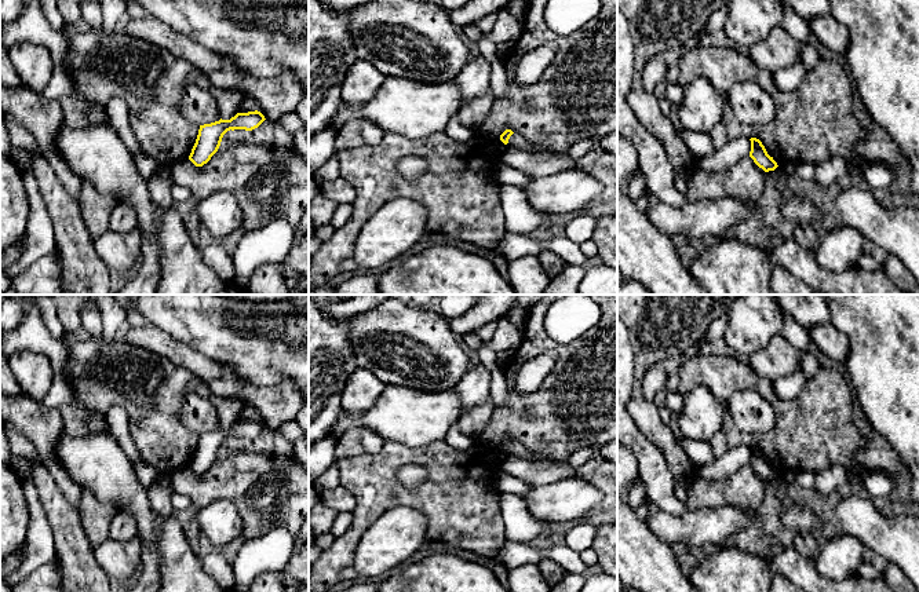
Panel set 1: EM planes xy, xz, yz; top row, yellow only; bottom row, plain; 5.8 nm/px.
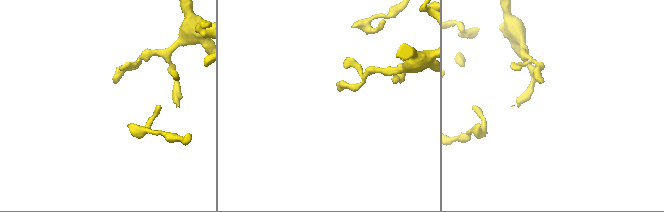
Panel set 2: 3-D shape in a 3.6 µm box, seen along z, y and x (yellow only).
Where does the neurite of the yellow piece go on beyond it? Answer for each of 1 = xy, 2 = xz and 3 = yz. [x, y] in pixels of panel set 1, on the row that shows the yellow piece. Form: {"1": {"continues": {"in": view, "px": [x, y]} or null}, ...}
{"1": {"continues": null}, "2": {"continues": null}, "3": {"continues": null}}

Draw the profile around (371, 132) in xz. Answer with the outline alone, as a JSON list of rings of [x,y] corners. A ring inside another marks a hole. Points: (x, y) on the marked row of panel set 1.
[[[362,121],[361,135],[362,135],[364,143],[373,146],[383,139],[384,131],[372,121]]]

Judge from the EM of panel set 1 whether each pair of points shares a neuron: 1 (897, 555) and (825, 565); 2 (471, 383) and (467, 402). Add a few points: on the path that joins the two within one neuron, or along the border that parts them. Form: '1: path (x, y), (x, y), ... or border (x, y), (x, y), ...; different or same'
1: border (842, 533), (857, 537), (867, 547); different
2: path (471, 387), (470, 398); same

